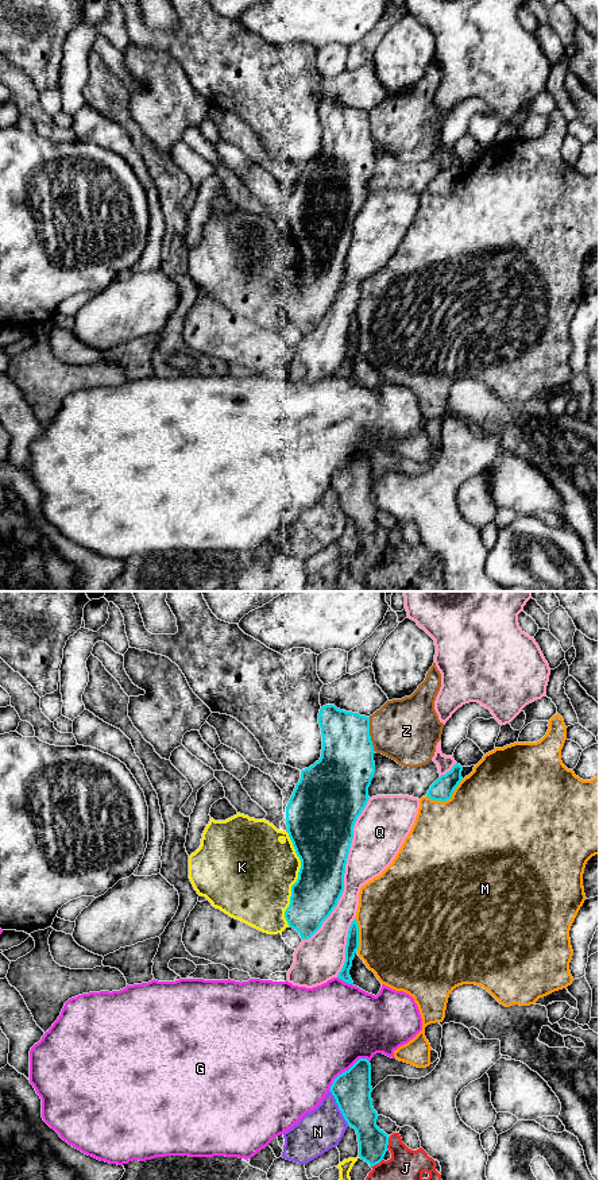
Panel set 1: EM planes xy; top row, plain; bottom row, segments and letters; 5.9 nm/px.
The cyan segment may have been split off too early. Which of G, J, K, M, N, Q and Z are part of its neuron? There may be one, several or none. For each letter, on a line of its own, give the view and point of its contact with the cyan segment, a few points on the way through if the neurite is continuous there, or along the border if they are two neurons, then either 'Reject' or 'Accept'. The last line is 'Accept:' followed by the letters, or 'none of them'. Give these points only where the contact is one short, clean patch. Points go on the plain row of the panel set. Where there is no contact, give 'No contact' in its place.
G: Touches cyan at xy (346, 466). Reject
J: Touches cyan at xy (387, 538). Reject
K: Touches cyan at xy (298, 273). Reject
M: Touches cyan at xy (447, 195). Reject
N: Touches cyan at xy (339, 502). Reject
Q: Touches cyan at xy (344, 266). Reject
Z: Touches cyan at xy (368, 130). Reject
Accept: none of them

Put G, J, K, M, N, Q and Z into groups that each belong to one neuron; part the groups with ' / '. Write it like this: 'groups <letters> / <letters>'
groups G / J / K / M / N / Q / Z

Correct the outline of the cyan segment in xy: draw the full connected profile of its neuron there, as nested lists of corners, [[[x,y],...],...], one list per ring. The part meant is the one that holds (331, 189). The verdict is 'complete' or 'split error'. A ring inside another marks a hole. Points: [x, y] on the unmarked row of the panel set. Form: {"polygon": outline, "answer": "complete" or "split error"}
{"polygon": [[[325,100],[320,104],[318,119],[322,130],[321,153],[301,166],[301,174],[286,201],[286,227],[301,255],[301,263],[291,281],[285,313],[302,335],[310,333],[321,323],[344,286],[353,221],[370,194],[368,182],[375,169],[370,112]]], "answer": "complete"}

